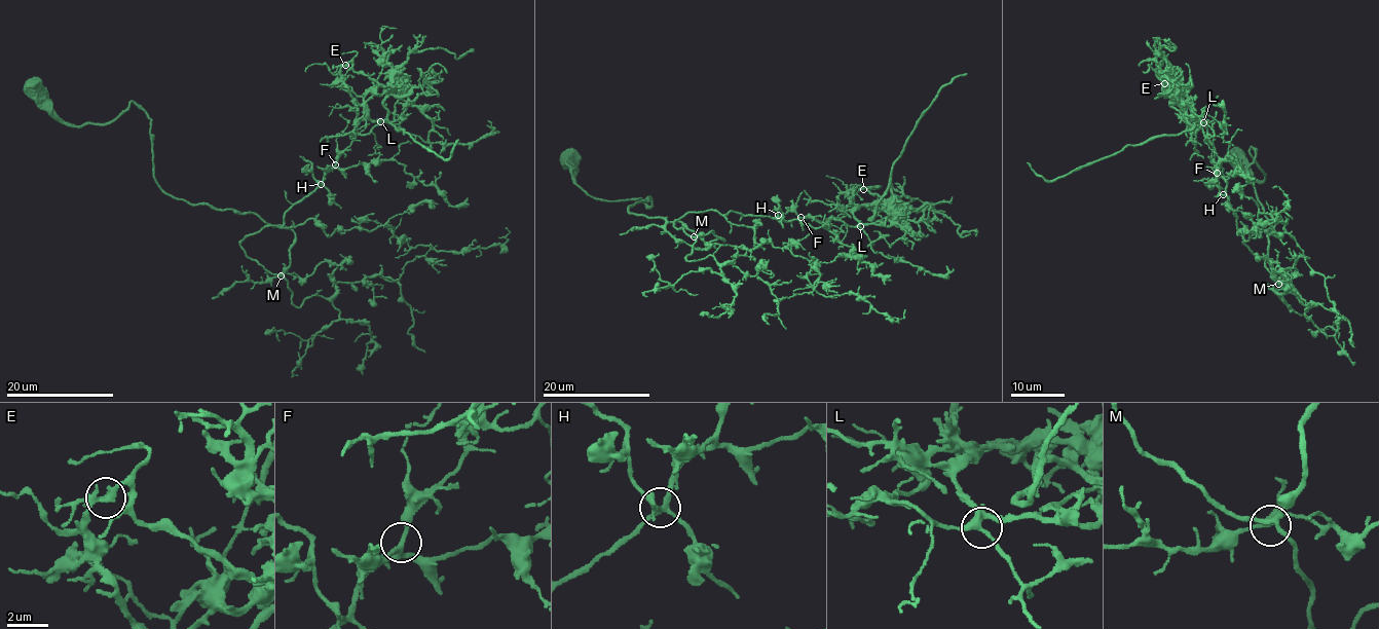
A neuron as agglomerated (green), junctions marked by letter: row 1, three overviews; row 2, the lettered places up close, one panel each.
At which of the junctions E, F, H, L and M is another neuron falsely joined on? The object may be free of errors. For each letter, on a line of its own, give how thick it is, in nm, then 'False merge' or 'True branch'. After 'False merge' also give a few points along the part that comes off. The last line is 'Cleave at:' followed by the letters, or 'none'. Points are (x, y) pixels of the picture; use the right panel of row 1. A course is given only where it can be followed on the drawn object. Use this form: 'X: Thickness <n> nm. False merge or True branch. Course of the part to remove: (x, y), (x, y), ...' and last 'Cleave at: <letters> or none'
E: Thickness 200 nm. False merge. Course of the part to remove: (1164, 83), (1194, 126), (1179, 134), (1164, 134), (1130, 145), (1051, 181), (1045, 180), (1027, 162)
F: Thickness 220 nm. True branch
H: Thickness 240 nm. True branch
L: Thickness 320 nm. True branch
M: Thickness 200 nm. True branch
Cleave at: E

